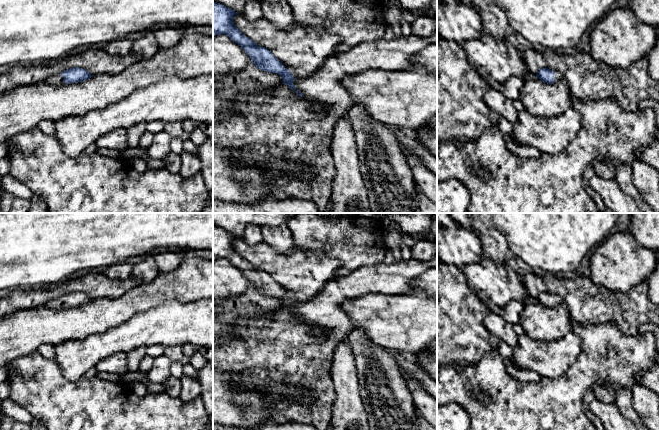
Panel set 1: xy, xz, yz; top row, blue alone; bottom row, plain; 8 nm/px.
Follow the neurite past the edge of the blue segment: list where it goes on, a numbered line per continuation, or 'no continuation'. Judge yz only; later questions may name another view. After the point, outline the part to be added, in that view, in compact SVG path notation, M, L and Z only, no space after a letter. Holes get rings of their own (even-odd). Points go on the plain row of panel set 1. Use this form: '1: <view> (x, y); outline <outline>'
1: yz (558, 300); outline M554 295L554 306L558 306L561 304L564 304L563 298L558 295Z

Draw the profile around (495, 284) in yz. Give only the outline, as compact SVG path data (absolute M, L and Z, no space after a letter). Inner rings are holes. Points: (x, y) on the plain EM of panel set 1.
M483 256L474 264L464 265L461 270L468 286L487 304L499 309L510 301L529 301L519 275L505 264L497 264Z

